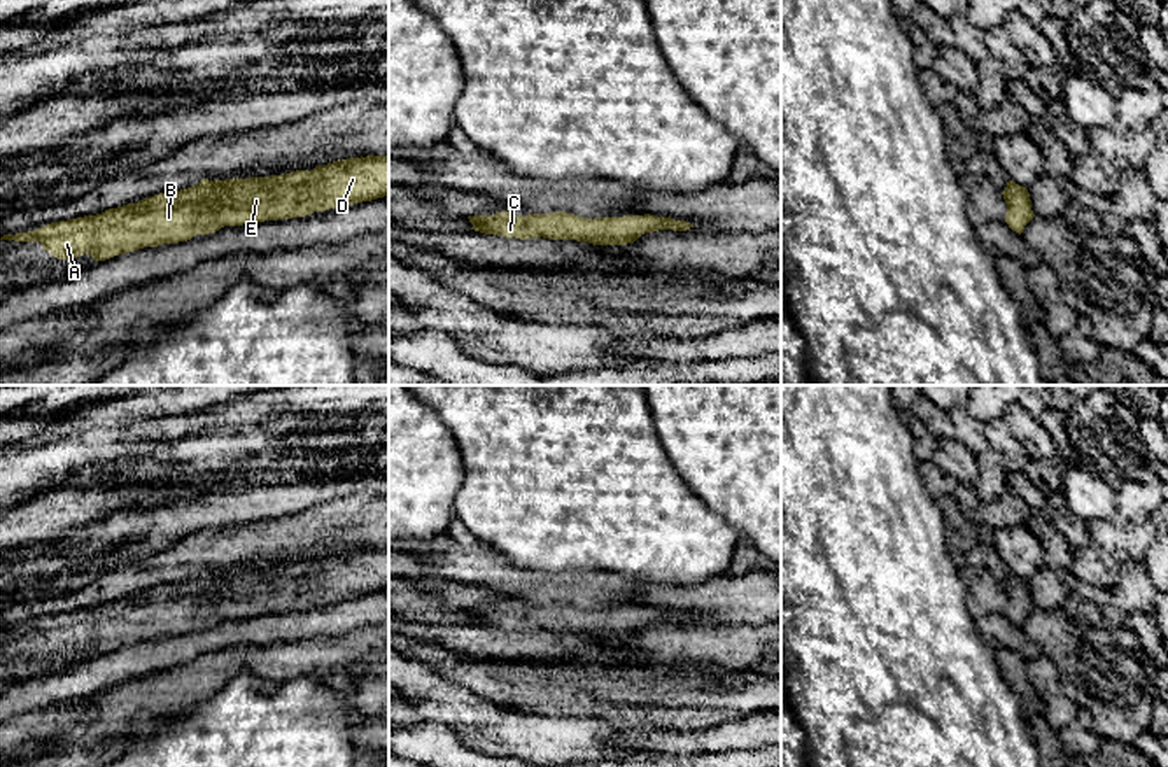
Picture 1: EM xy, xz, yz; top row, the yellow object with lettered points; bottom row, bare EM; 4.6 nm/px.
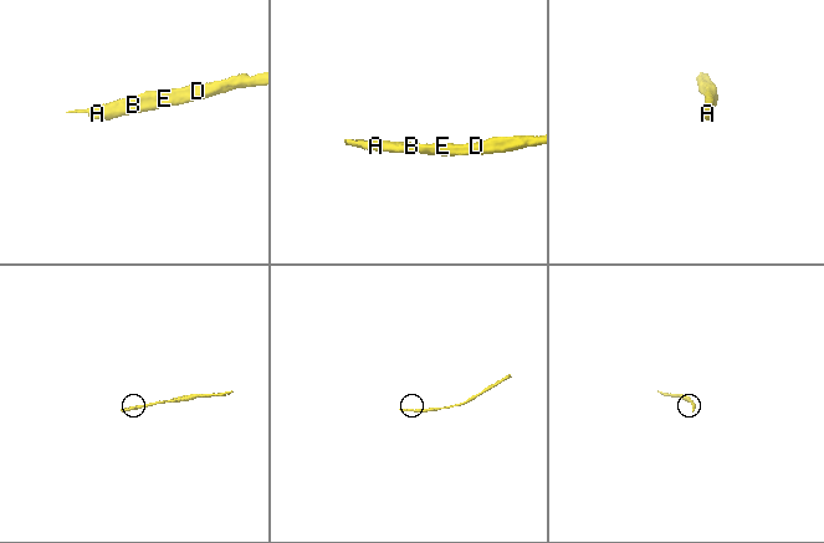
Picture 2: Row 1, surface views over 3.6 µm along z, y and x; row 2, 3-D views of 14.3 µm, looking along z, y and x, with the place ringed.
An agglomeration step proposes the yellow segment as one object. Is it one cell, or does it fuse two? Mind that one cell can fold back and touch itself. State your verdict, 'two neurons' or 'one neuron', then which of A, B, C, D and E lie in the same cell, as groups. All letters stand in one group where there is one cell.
one neuron; groups A B C D E

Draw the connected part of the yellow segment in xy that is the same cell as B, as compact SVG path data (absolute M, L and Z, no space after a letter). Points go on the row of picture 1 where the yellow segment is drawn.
M361 156L315 166L312 172L296 170L282 175L226 180L203 179L187 189L159 193L96 215L51 222L28 233L4 235L0 240L40 242L44 250L58 259L89 254L95 261L105 261L144 247L187 242L224 226L305 217L383 196L389 196L389 156Z

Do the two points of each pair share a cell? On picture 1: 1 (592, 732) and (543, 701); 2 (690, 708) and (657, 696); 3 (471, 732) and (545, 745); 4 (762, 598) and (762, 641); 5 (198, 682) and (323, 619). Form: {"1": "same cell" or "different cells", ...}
{"1": "different cells", "2": "same cell", "3": "same cell", "4": "different cells", "5": "different cells"}

